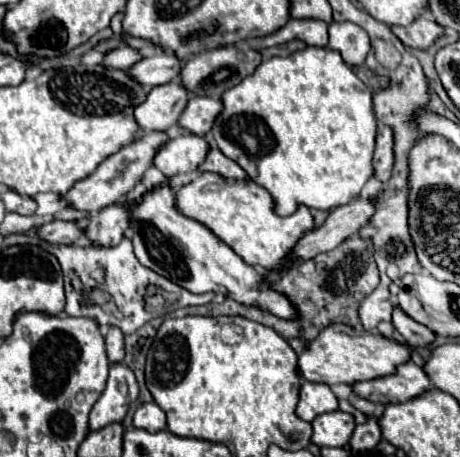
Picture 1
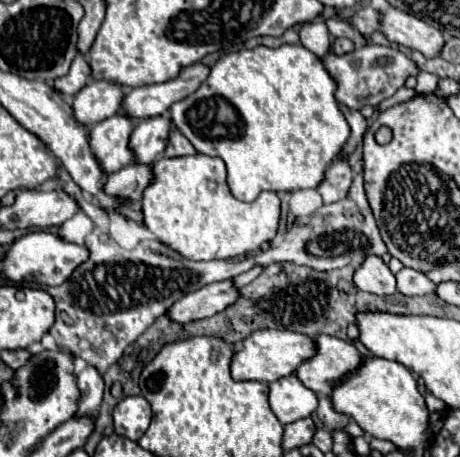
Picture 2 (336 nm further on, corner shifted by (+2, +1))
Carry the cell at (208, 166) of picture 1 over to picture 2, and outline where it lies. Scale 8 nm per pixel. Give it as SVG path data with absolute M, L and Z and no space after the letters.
M172 127L168 133L168 145L164 149L164 157L180 157L180 155L194 155L194 153L196 149L192 147L192 143L188 143L188 139L184 139L184 135L180 135L180 131Z

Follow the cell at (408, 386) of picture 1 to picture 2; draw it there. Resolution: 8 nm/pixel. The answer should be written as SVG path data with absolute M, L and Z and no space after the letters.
M316 335L314 345L316 353L296 369L296 377L314 393L328 395L342 377L356 371L362 355L348 341L330 335Z

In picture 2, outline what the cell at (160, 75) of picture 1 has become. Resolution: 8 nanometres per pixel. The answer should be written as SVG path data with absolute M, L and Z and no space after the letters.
M90 79L72 101L72 115L74 119L84 125L96 125L120 111L120 99L122 99L122 87L116 87L116 83L100 83Z

